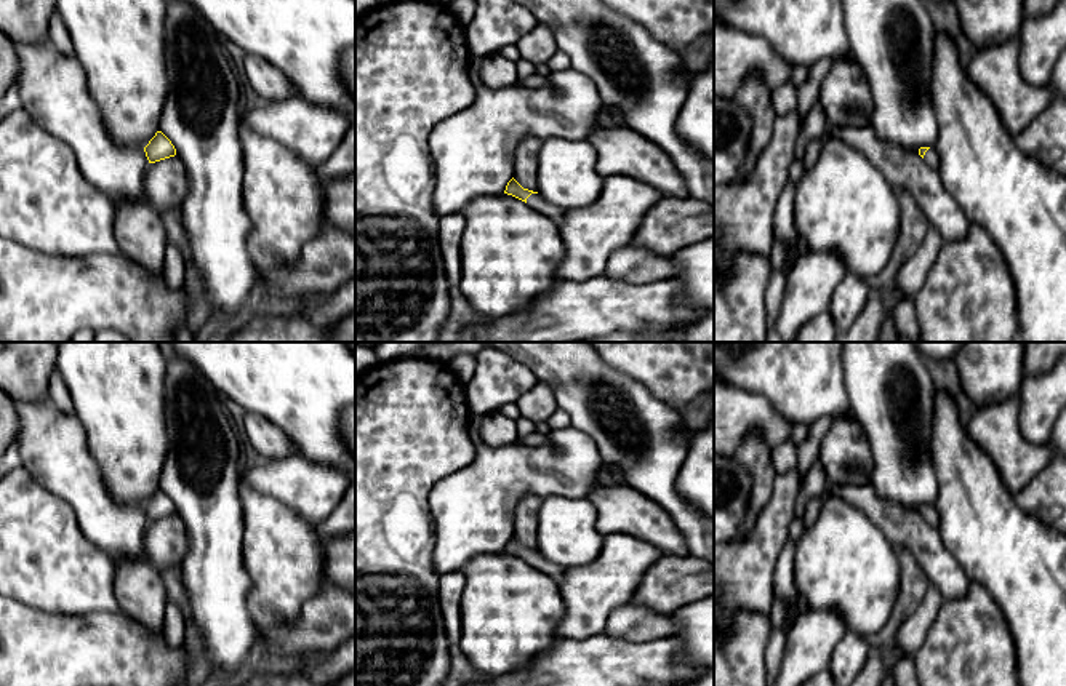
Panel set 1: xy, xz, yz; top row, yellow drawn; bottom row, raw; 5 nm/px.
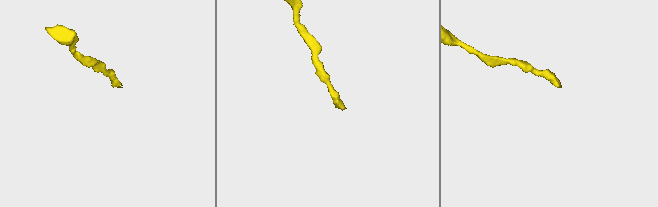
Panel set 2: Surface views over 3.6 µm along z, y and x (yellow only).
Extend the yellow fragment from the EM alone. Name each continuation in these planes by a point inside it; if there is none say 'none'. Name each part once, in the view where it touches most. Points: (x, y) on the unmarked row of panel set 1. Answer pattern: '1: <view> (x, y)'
1: xz (556, 571)

